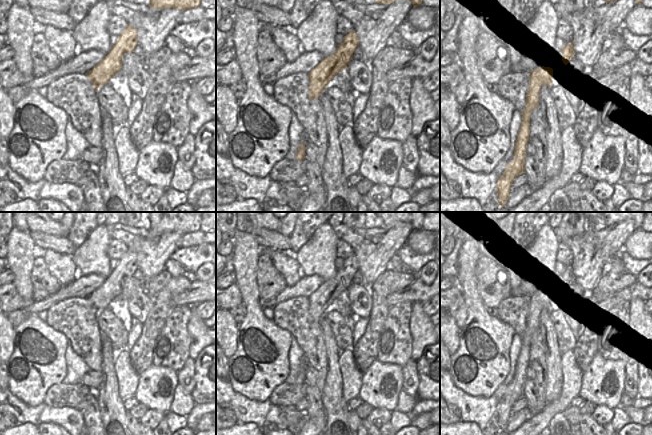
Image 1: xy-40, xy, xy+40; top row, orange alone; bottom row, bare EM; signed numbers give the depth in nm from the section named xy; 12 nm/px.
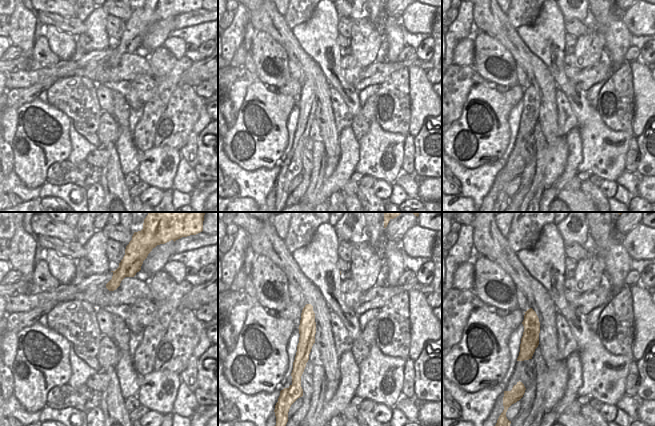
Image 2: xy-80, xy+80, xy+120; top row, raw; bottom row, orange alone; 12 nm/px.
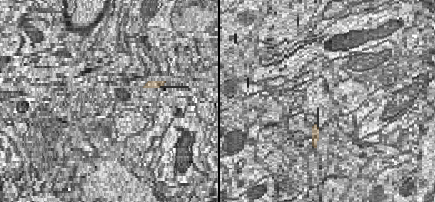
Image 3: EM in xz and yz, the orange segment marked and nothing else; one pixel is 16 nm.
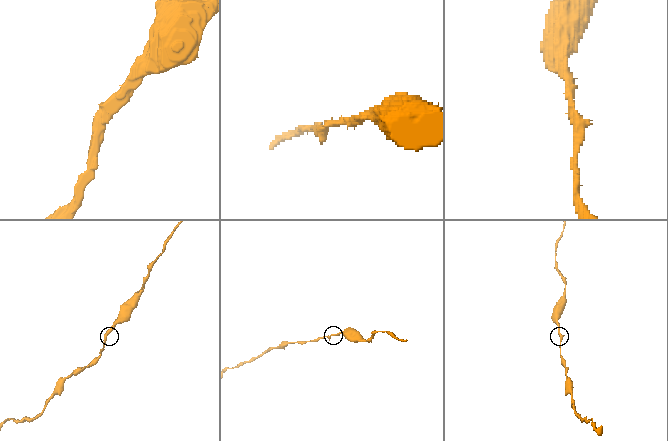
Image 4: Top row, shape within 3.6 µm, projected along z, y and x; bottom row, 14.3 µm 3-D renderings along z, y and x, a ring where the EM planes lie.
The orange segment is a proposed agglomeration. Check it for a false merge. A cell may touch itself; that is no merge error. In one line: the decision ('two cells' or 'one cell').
one cell

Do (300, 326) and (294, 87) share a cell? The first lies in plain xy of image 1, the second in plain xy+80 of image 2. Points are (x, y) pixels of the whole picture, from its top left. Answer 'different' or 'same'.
same

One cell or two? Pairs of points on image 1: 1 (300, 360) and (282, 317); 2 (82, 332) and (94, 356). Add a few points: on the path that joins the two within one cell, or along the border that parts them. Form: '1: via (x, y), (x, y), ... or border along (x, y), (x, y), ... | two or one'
1: border along (292, 336), (305, 357) | two
2: via (83, 338), (92, 350) | one

